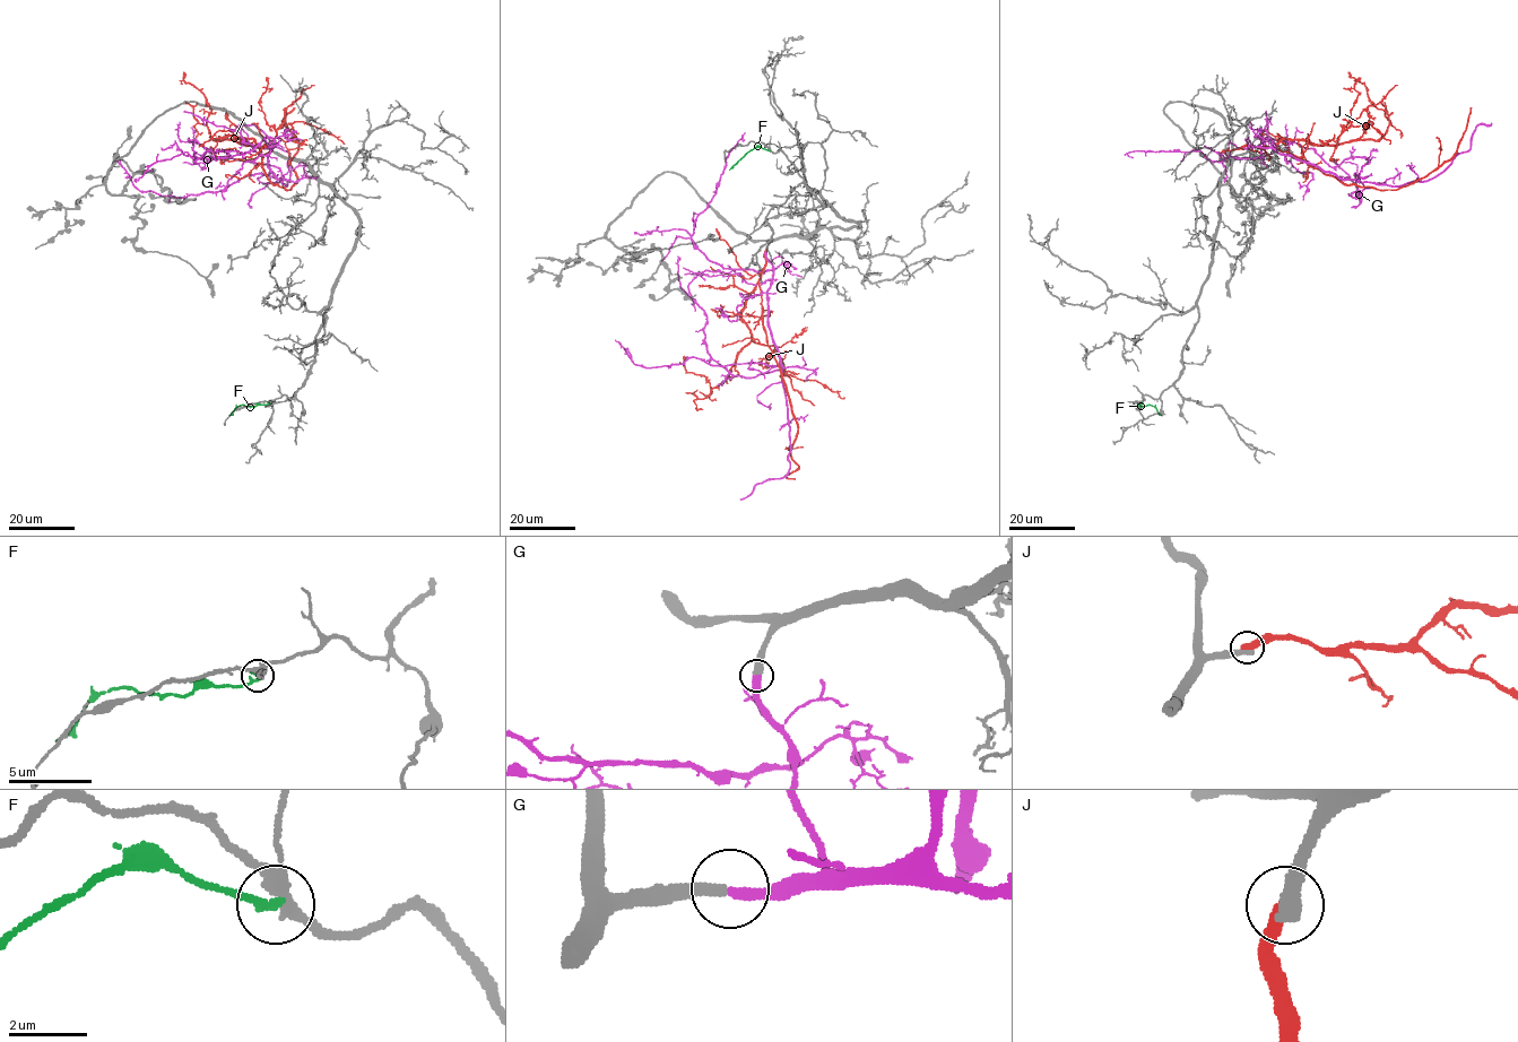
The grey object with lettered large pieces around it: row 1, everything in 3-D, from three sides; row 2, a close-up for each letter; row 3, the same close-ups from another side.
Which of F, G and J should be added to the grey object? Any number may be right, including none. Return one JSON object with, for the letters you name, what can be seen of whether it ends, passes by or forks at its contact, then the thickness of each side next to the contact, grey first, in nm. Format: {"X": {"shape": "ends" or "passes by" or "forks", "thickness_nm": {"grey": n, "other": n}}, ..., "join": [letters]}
{"G": {"shape": "ends", "thickness_nm": {"grey": 360, "other": 360}}, "join": ["G"]}

